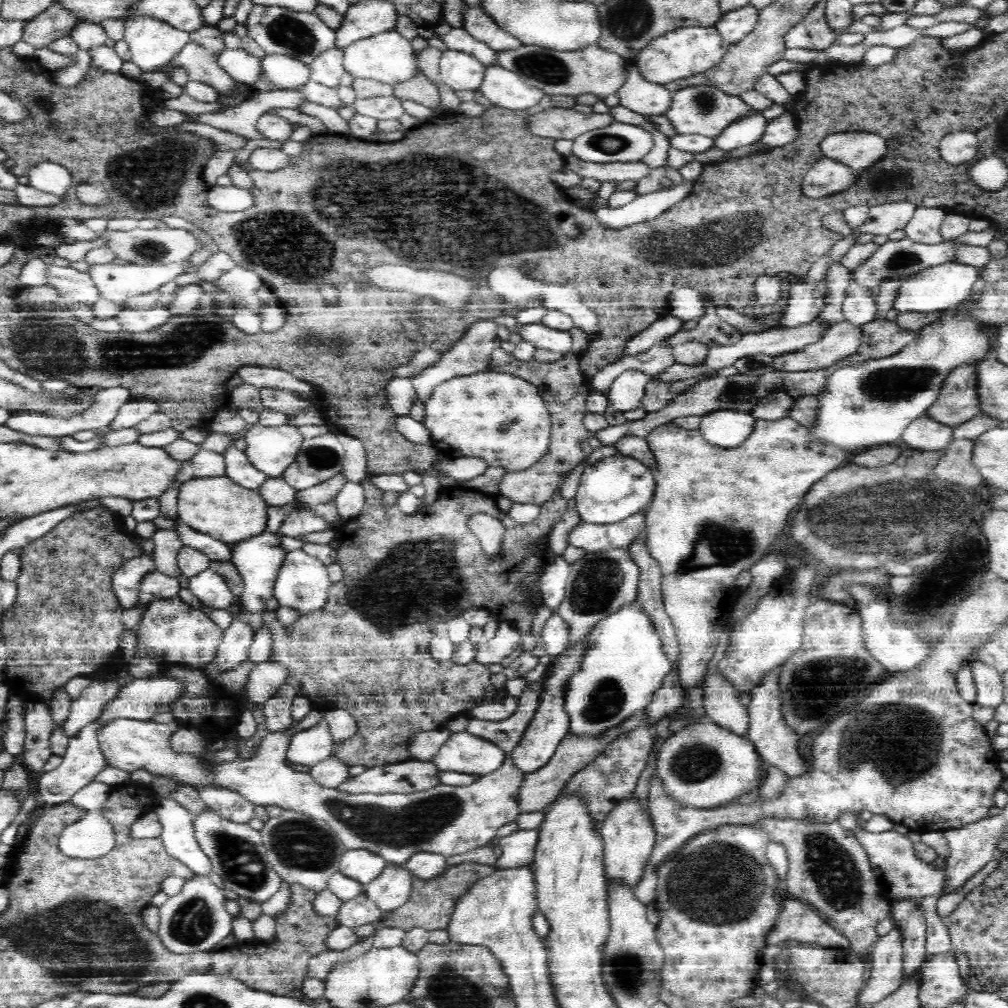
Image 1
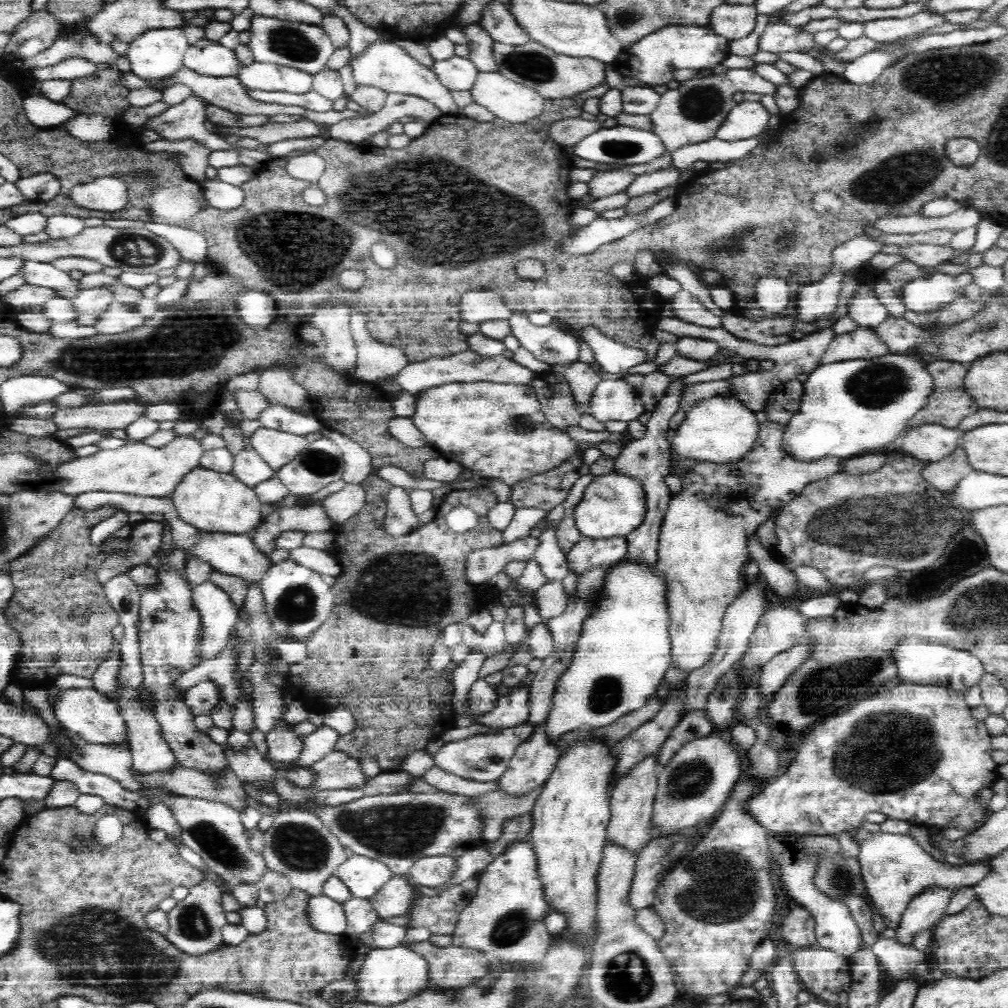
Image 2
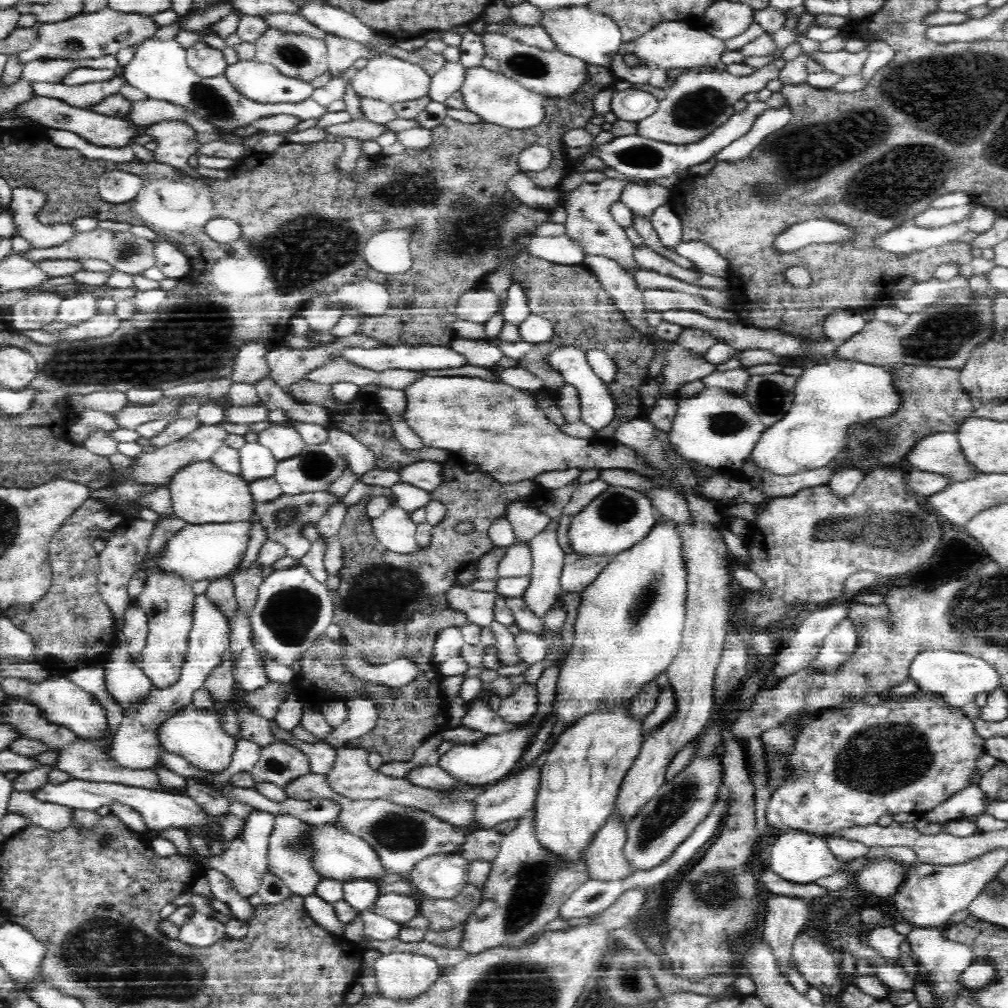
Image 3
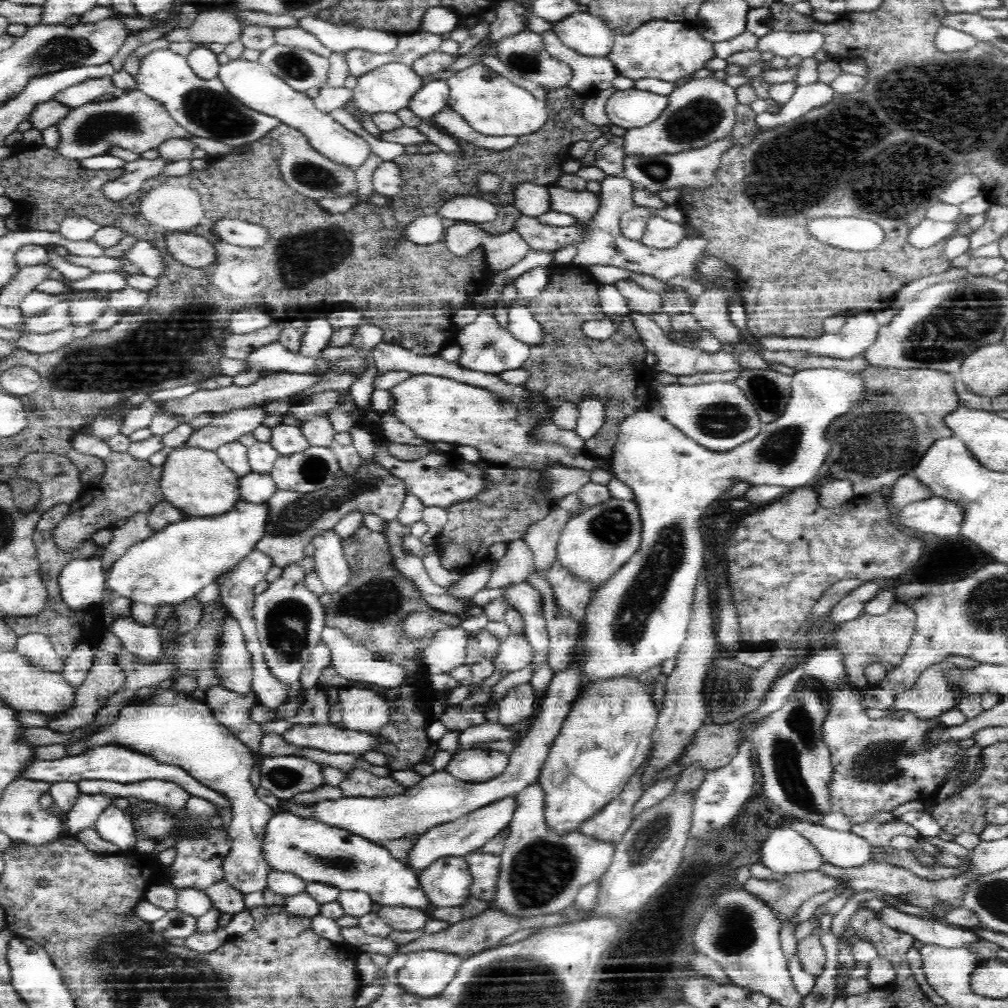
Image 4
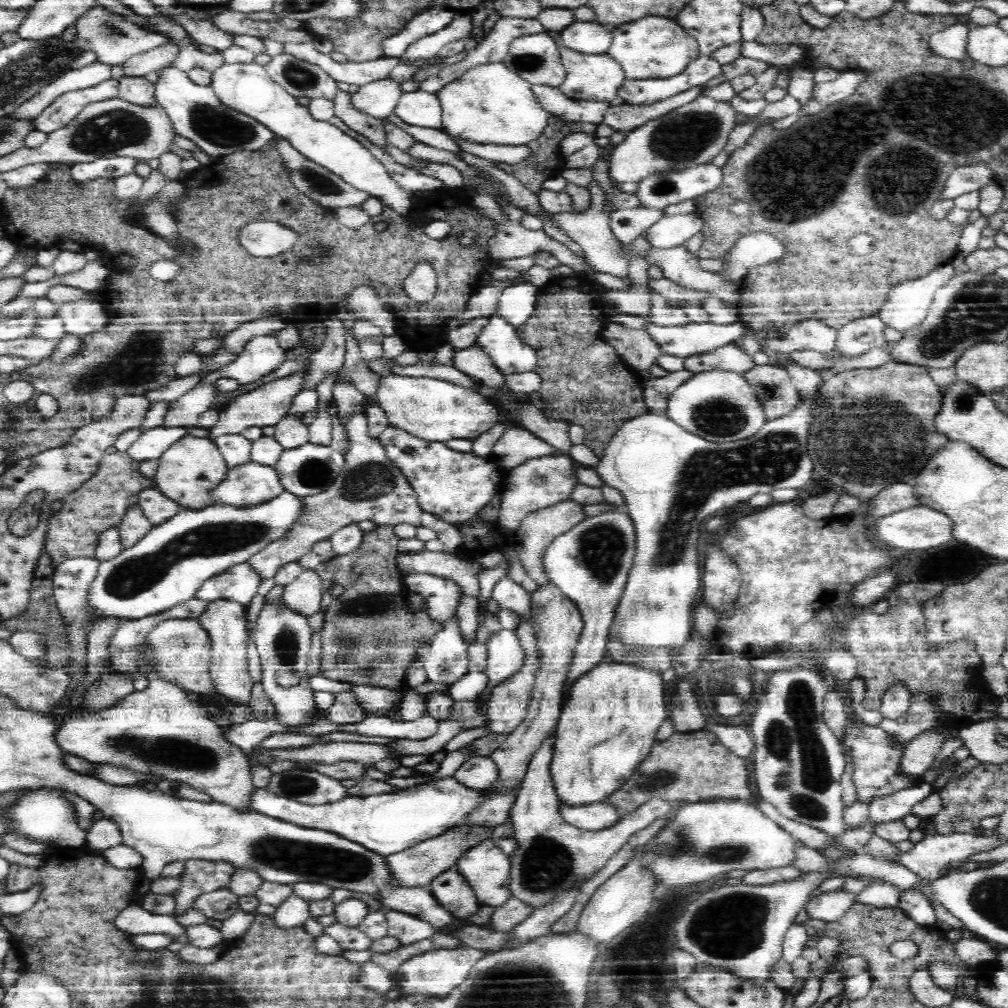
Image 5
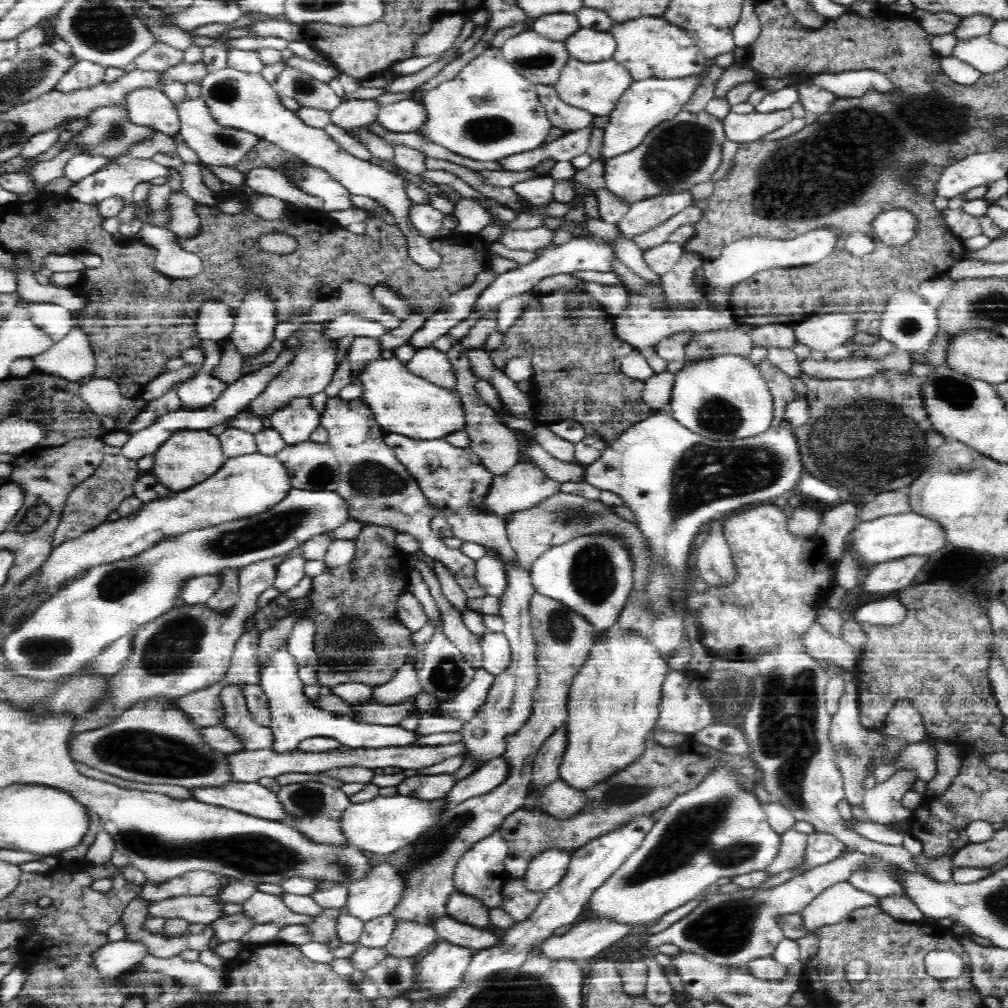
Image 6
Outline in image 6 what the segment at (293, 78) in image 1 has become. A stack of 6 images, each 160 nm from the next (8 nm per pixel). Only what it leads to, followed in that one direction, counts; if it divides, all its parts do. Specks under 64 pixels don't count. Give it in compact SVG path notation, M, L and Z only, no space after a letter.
M226 65L214 72L208 72L201 82L202 97L208 102L207 105L220 124L255 132L262 139L274 142L284 150L303 158L309 166L324 169L332 179L345 186L349 193L374 199L379 208L394 216L396 226L408 236L409 257L420 269L435 271L441 265L440 254L428 248L428 240L419 236L410 220L413 200L407 193L409 181L386 166L350 154L343 144L338 144L332 135L326 132L325 127L306 124L296 110L284 106L282 96L278 95L273 84L268 82L261 72L246 72Z

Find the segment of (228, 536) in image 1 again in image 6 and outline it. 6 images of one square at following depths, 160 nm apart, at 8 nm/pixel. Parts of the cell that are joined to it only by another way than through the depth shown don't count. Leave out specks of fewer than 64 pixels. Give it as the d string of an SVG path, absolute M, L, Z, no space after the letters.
M184 430L174 434L156 452L152 474L161 486L173 494L186 492L216 475L224 467L228 458L224 455L221 443L216 436L206 431Z

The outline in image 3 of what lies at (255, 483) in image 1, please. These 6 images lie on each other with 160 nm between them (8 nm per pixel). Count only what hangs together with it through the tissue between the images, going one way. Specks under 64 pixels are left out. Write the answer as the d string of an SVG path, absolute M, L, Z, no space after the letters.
M246 442L238 451L240 476L249 483L262 478L275 477L277 461L257 442Z

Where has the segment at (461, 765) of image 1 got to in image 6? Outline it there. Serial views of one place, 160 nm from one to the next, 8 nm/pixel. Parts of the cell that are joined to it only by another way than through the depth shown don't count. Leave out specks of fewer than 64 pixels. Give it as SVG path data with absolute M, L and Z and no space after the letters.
M502 757L480 763L465 778L458 780L447 794L449 802L460 803L474 796L494 790L506 776L506 763Z

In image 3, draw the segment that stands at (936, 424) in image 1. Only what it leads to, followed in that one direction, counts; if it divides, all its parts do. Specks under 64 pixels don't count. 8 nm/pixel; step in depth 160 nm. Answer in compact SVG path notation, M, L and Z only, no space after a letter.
M948 430L919 439L909 451L906 462L911 468L952 475L955 480L968 479L976 472L965 460L957 434Z

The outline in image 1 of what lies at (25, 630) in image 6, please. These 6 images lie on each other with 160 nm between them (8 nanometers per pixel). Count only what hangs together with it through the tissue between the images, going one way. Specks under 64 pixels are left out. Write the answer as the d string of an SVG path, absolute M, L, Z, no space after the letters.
M278 530L276 532L264 531L258 536L231 546L231 562L238 568L244 583L243 593L240 596L243 608L245 608L243 612L247 612L247 616L253 618L253 624L256 628L264 623L261 619L265 610L264 606L266 601L274 596L275 584L278 582L280 570L282 570L284 560L286 560L287 552L284 548L284 542L282 542L282 535Z

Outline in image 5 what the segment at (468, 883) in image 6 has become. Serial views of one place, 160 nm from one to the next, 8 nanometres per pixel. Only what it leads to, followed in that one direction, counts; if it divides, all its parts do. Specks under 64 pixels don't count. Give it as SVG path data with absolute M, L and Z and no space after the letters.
M492 841L467 850L456 865L475 890L474 896L480 904L500 907L508 902L510 857Z

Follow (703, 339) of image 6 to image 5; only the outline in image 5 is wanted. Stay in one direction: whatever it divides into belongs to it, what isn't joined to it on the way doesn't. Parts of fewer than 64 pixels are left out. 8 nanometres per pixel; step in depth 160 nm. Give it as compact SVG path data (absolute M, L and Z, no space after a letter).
M732 343L710 352L684 358L684 368L694 373L716 370L730 371L742 375L743 372L750 370L754 365L753 357L738 350Z

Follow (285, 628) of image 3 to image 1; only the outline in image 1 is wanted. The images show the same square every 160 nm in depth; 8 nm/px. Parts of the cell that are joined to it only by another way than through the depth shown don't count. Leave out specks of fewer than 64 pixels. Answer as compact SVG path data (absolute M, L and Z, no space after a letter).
M296 549L287 552L284 566L280 570L278 582L275 584L274 598L280 606L291 606L299 608L302 615L310 610L322 608L328 598L329 573L326 564L316 556L310 556L303 549Z

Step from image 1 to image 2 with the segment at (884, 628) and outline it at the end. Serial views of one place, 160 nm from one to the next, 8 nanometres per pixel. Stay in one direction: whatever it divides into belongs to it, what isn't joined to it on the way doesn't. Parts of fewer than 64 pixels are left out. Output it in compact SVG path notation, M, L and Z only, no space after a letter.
M904 634L900 636L894 646L890 648L890 659L896 665L897 676L906 682L928 684L928 682L941 682L951 686L953 690L961 693L972 686L979 684L980 676L984 672L982 663L968 651L954 650L946 644L938 644L934 640L920 638L918 634Z

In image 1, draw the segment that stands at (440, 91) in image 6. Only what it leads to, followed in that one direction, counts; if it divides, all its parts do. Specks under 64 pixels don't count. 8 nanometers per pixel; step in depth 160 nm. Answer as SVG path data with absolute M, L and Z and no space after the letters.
M494 62L485 70L484 84L479 89L494 105L524 109L542 101L545 93L534 85L528 85L519 74Z

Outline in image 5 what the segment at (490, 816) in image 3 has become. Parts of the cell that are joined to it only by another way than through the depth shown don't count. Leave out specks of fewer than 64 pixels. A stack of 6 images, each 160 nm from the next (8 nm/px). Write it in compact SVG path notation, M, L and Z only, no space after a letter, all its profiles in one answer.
M462 822L456 826L450 826L442 834L422 840L400 852L387 855L387 861L391 864L391 871L395 872L395 879L401 880L404 886L428 886L430 881L450 866L456 865L457 860L464 853L479 844L490 840L496 824L489 822Z

